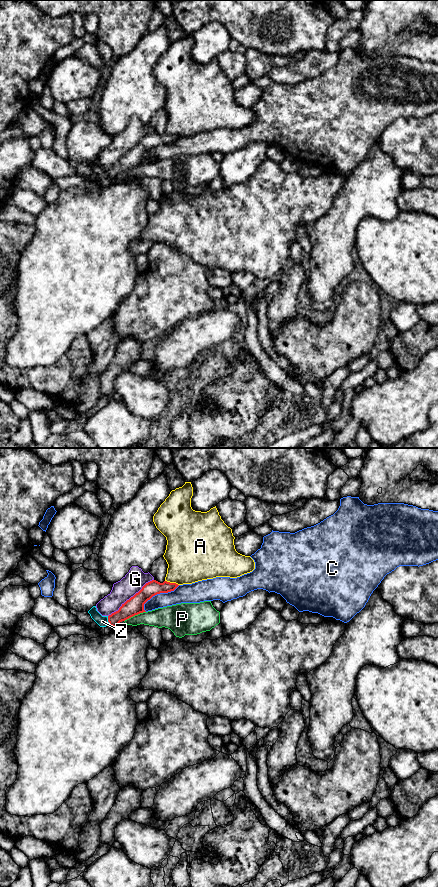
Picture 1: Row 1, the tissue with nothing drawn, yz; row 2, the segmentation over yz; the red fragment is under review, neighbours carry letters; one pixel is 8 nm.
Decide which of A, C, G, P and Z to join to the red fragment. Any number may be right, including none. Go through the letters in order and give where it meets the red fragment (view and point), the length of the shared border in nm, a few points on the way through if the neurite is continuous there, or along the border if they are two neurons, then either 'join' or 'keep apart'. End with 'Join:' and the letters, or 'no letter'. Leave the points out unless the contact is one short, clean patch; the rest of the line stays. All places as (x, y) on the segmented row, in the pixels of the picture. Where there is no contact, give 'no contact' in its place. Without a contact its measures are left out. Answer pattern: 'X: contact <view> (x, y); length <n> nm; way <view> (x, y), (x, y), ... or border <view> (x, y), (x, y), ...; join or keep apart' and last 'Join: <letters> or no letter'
A: contact yz (172, 583); length 120 nm; keep apart
C: contact yz (159, 593); length 360 nm; keep apart
G: contact yz (131, 597); length 480 nm; keep apart
P: contact yz (134, 615); length 190 nm; keep apart
Z: contact yz (108, 620); length 70 nm; way yz (135, 605), (113, 620), (108, 620), (102, 621); join
Join: Z

